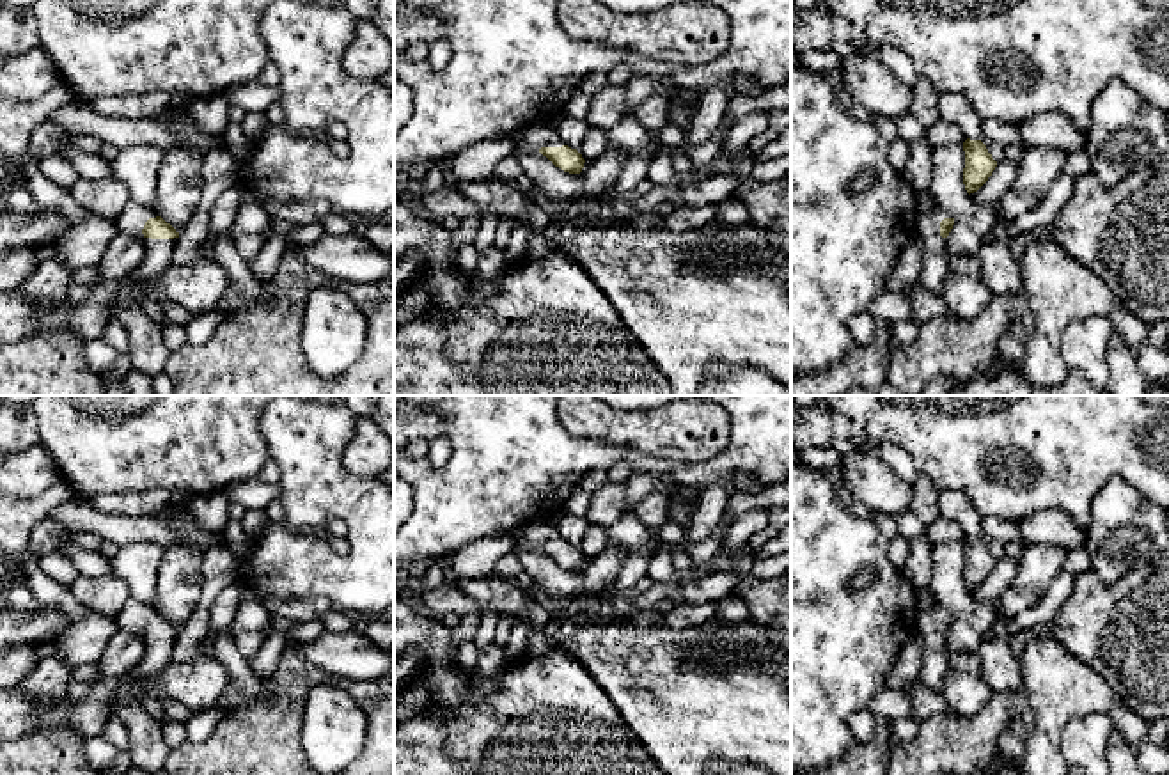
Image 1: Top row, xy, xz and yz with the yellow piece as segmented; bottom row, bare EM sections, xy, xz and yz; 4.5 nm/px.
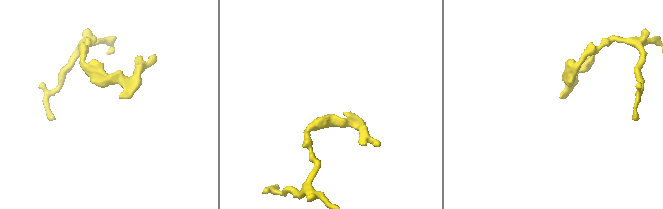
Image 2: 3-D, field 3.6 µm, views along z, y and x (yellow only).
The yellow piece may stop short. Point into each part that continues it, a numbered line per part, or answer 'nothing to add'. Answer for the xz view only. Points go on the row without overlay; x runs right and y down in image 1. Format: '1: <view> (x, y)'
1: xz (533, 536)

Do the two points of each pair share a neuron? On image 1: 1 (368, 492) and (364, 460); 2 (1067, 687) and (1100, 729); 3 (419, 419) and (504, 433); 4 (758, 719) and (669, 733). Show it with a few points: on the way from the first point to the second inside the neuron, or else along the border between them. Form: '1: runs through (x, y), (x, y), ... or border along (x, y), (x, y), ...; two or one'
1: border along (350, 438), (343, 465), (357, 476), (375, 479); two
2: border along (1107, 712), (1074, 717), (1063, 729), (1059, 743); two
3: border along (440, 414), (444, 417), (442, 433); two
4: runs through (737, 719), (690, 719); one

